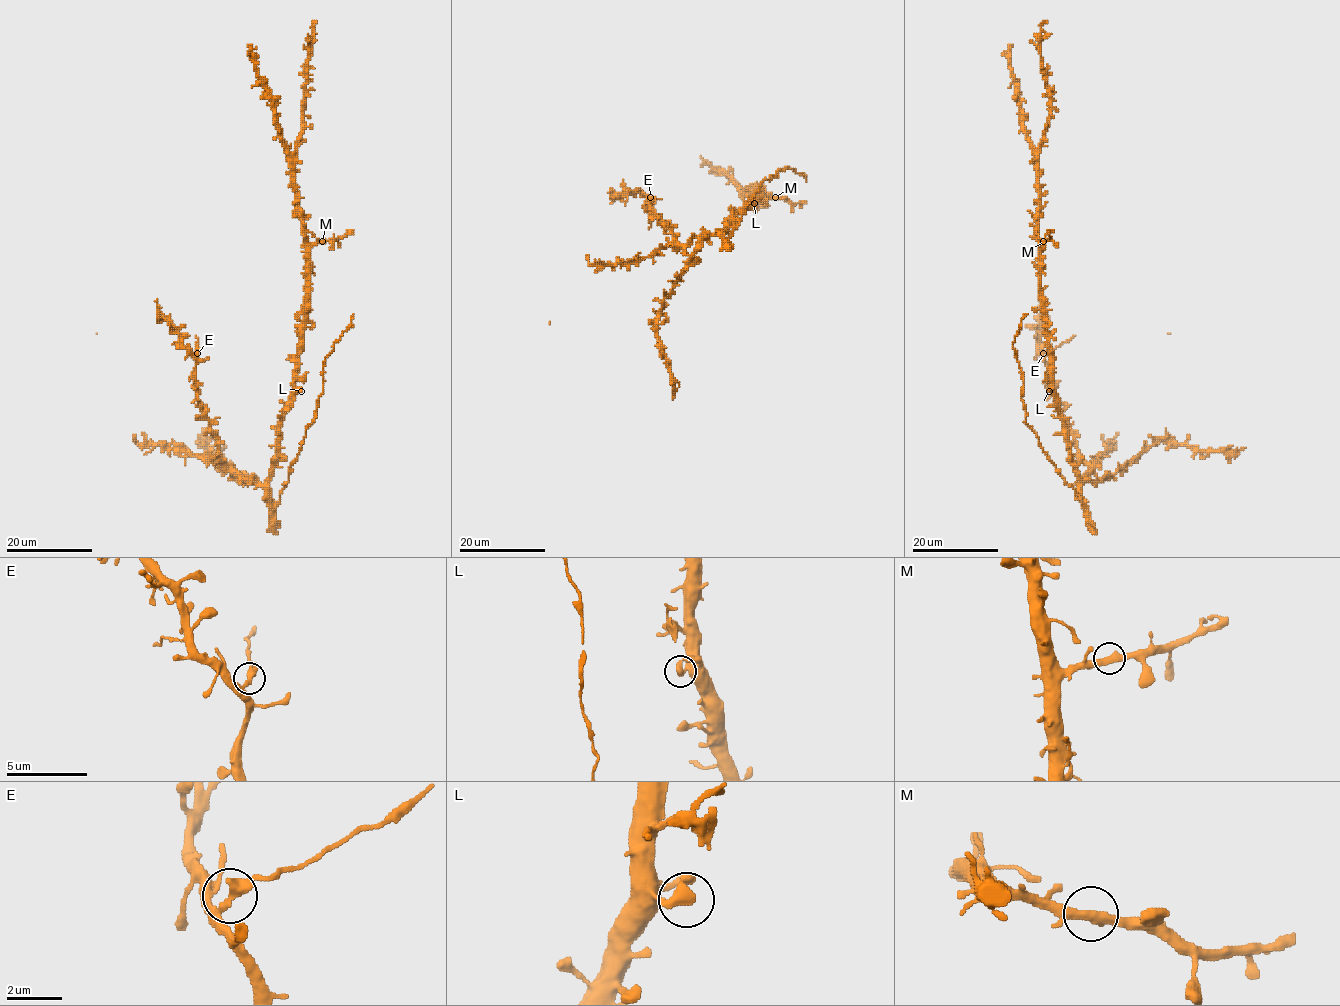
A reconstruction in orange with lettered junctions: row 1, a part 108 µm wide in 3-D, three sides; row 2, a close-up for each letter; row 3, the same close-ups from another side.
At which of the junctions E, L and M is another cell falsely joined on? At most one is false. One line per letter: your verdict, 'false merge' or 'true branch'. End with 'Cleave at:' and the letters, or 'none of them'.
E: false merge
L: true branch
M: true branch
Cleave at: E

